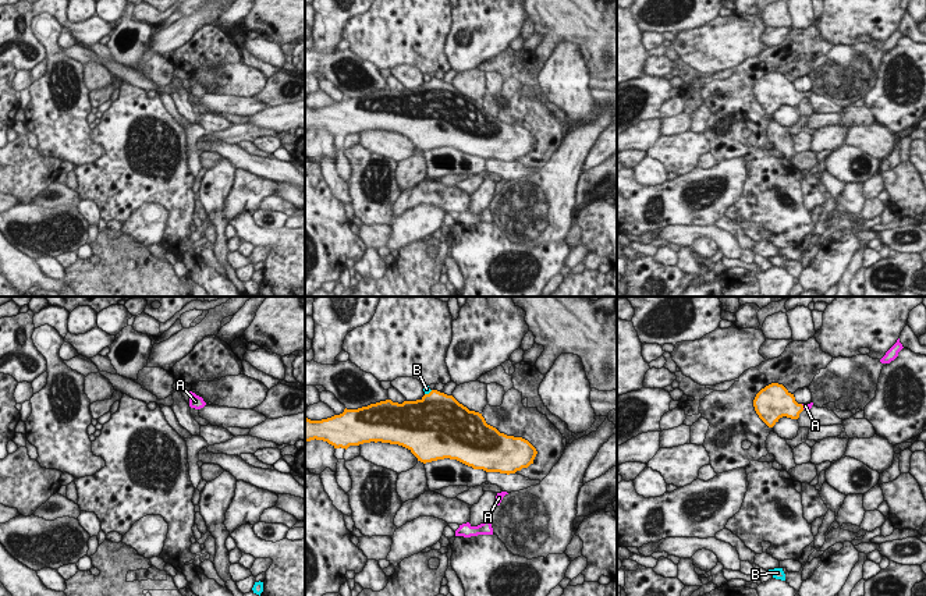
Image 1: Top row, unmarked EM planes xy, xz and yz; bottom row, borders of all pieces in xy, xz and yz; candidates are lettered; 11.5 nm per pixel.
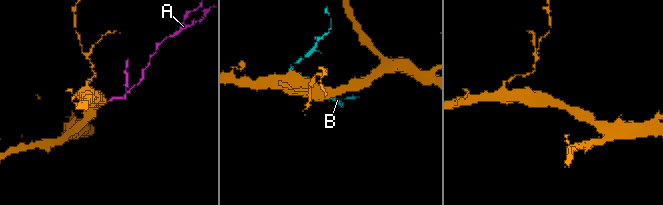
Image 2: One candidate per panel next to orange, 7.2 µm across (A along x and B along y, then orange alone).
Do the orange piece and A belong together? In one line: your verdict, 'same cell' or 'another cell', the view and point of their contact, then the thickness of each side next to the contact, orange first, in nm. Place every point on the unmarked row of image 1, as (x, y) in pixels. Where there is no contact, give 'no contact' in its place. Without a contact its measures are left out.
same cell; meets orange in yz at (802, 95); 300 nm thick on the orange side, 60 nm on the other

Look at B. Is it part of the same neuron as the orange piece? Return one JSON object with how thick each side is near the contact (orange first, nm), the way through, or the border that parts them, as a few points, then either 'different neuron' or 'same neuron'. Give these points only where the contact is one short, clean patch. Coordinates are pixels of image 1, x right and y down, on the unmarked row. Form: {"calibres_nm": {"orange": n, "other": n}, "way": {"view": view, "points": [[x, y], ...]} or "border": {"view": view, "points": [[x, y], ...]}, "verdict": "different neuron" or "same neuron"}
{"calibres_nm": {"orange": 480, "other": 70}, "border": {"view": "xz", "points": [[432, 78], [425, 82]]}, "verdict": "different neuron"}

